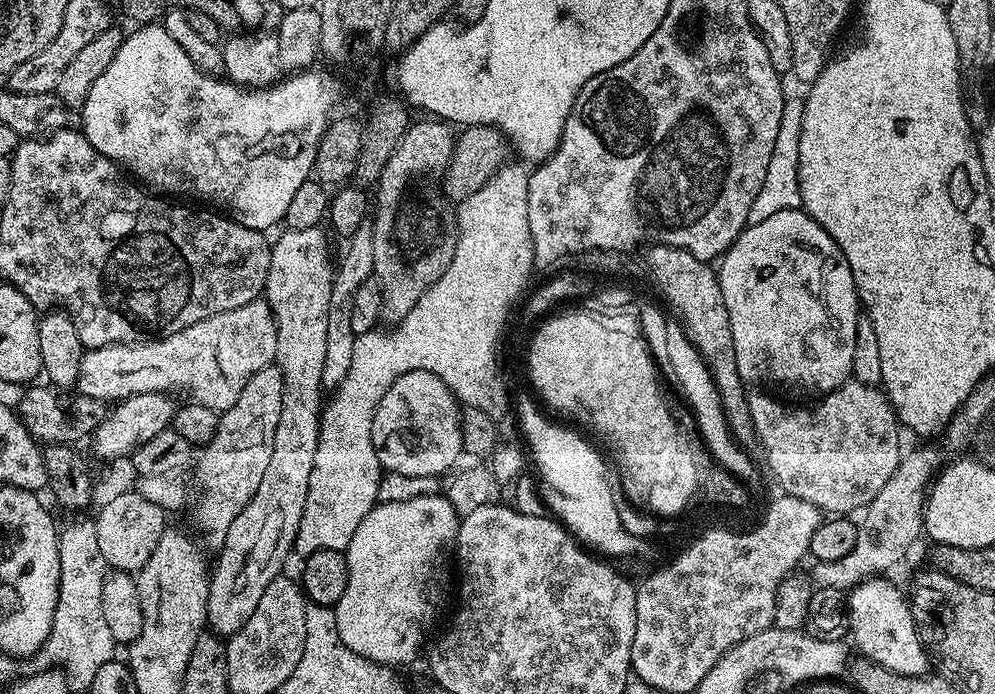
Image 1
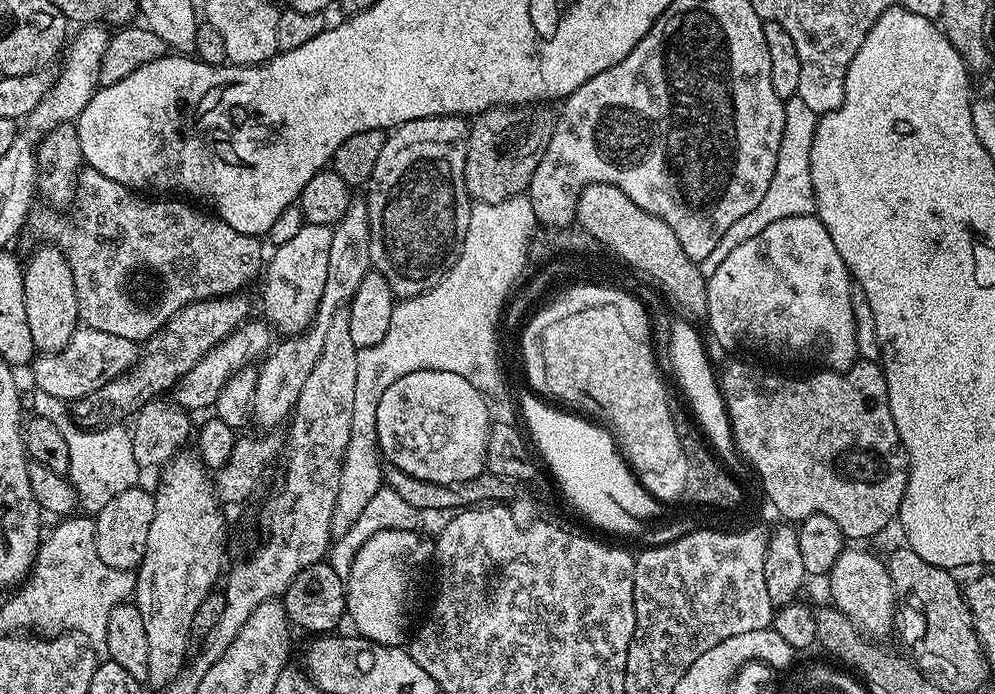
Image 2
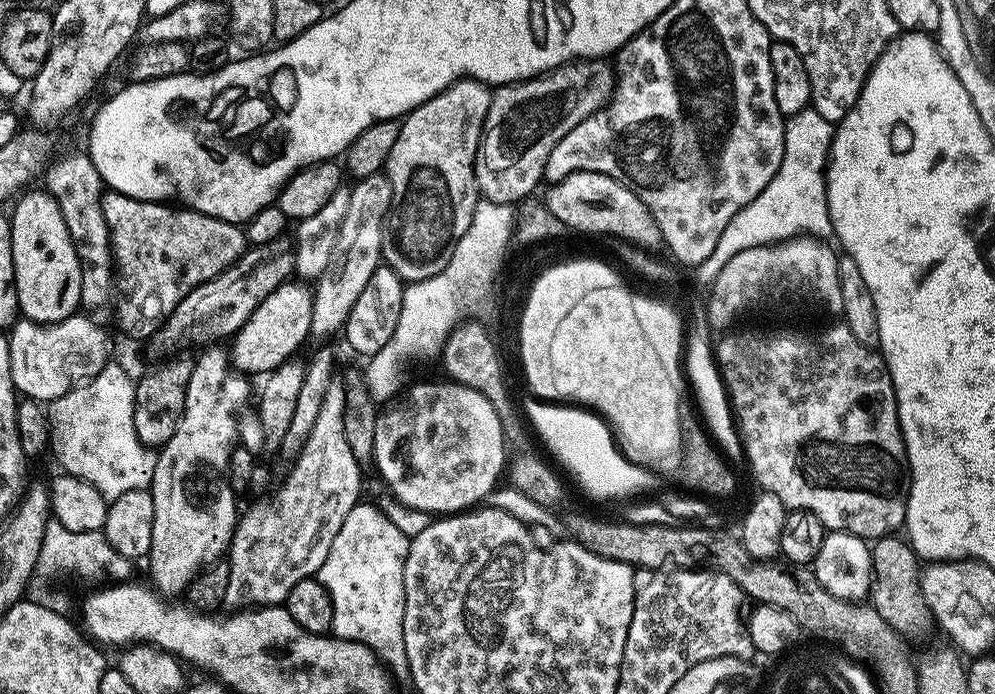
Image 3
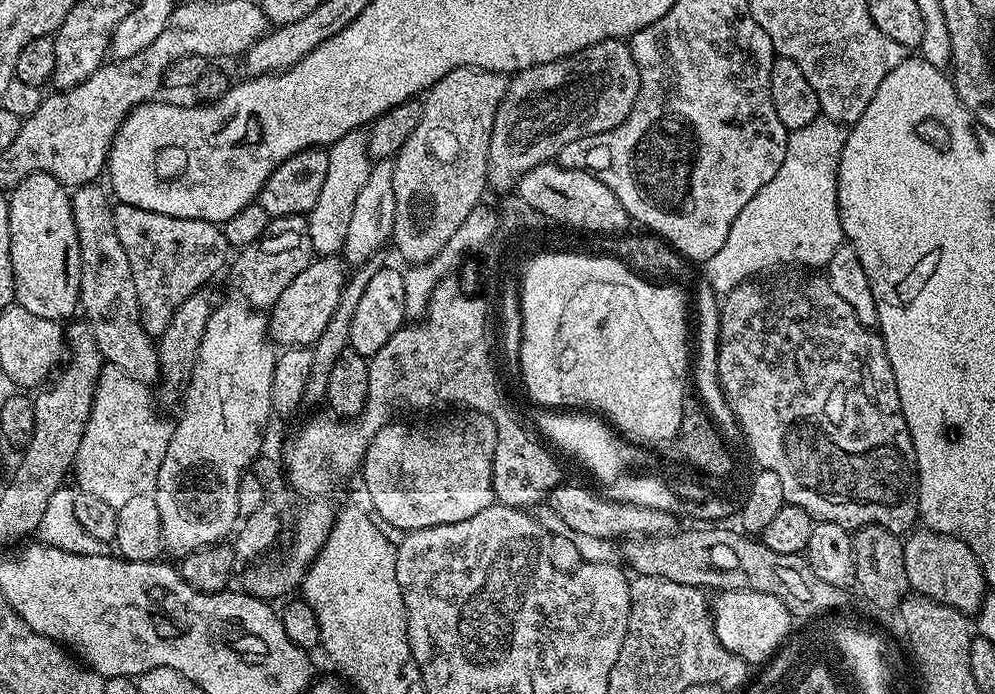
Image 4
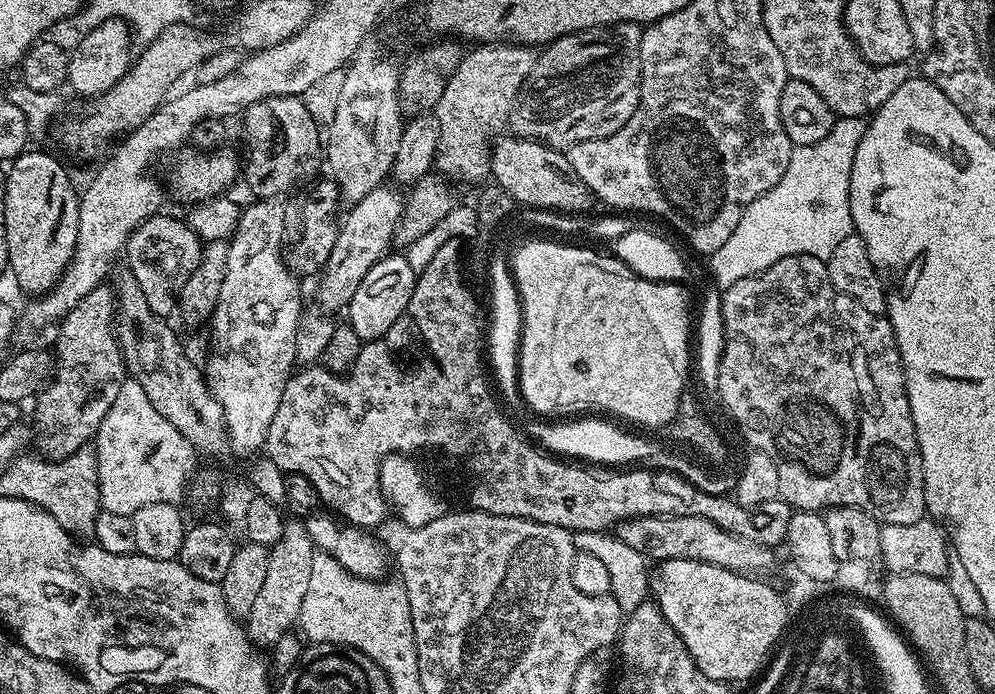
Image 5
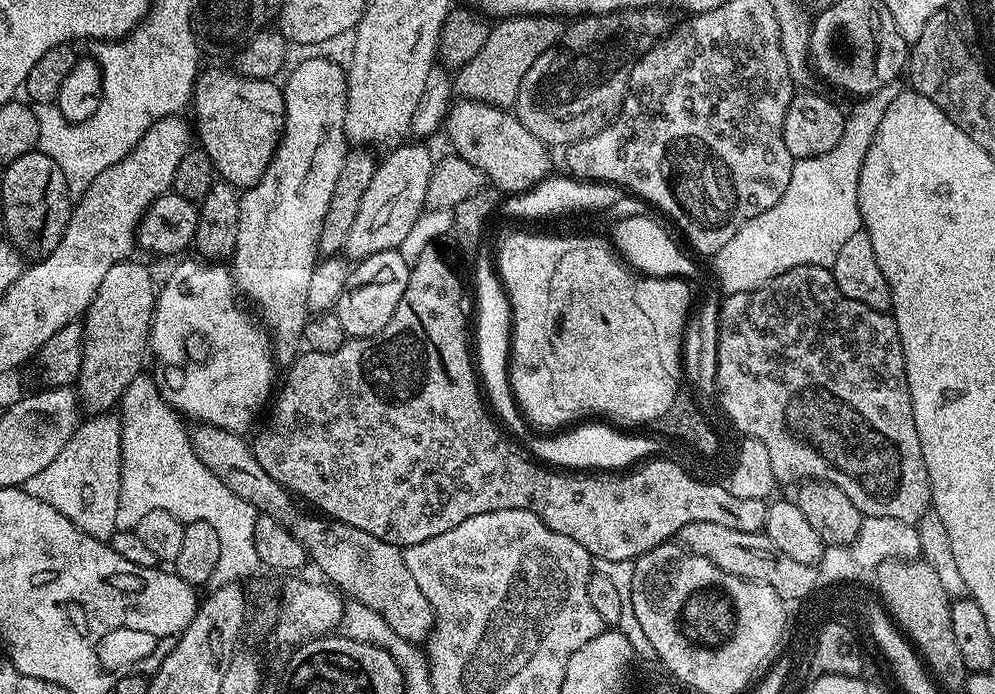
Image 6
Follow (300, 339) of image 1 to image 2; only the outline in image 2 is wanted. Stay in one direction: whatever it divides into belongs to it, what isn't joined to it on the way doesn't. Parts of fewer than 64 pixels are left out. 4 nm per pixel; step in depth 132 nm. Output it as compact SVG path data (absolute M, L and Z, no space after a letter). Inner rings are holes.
M305 222L302 230L298 230L298 234L290 238L290 242L275 245L276 253L273 256L271 253L266 264L266 271L262 276L262 281L264 280L264 313L262 316L277 333L284 332L280 334L292 338L306 331L312 324L312 319L316 317L318 302L322 302L322 290L326 287L326 270L330 270L331 241L332 228L329 225Z

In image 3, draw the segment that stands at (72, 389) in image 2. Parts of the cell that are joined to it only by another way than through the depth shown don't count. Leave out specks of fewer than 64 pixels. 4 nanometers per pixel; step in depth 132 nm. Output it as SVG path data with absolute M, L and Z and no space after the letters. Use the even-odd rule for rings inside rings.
M83 314L53 324L35 324L21 318L12 325L7 338L12 387L29 400L47 402L62 398L76 385L94 379L110 363L107 334Z

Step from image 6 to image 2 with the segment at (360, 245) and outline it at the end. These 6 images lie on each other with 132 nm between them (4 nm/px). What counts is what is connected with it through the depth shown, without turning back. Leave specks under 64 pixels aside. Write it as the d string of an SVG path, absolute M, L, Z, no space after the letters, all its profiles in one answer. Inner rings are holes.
M249 319L239 328L235 328L218 346L211 348L197 362L194 370L190 370L176 383L176 387L170 392L171 399L189 414L197 414L196 412L202 411L203 408L211 409L215 405L218 394L222 394L228 379L235 372L241 372L253 362L259 361L273 347L272 336L274 337L273 329L263 319Z

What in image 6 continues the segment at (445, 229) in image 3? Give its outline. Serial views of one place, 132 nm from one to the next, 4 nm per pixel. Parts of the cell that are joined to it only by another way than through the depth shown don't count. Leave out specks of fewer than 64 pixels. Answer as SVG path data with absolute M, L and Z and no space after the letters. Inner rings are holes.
M510 16L497 24L500 25L489 31L486 46L455 73L454 92L460 98L482 100L495 108L511 109L518 98L518 86L522 86L522 78L526 78L526 70L556 45L566 24L554 16Z

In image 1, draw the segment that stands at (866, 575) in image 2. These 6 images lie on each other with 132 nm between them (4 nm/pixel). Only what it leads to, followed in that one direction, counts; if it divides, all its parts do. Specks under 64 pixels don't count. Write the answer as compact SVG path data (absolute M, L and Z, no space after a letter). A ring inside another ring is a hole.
M873 576L864 580L858 587L851 589L846 596L848 614L848 631L851 643L861 657L873 660L886 670L894 670L894 674L903 676L929 675L930 657L920 641L916 623L912 617L909 601L900 593L896 584L891 584L884 576Z

